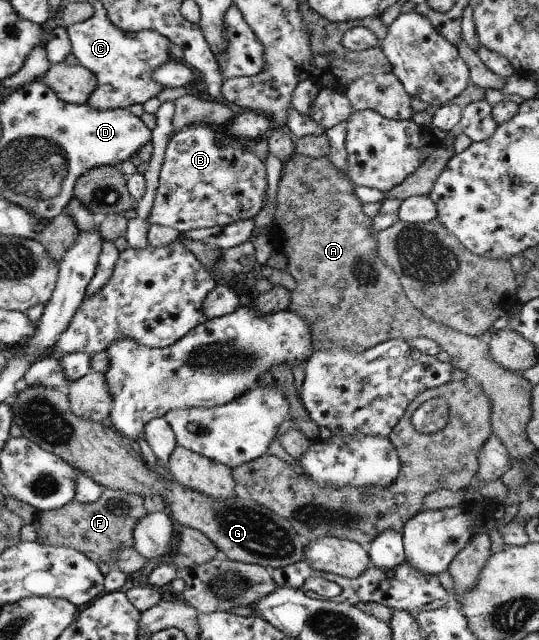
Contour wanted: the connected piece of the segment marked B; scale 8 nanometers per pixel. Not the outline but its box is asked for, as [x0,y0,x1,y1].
[147,125,265,233]

